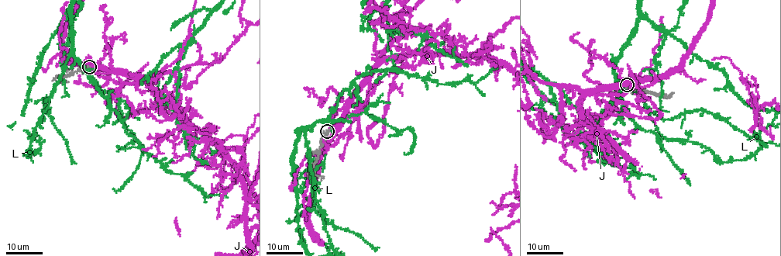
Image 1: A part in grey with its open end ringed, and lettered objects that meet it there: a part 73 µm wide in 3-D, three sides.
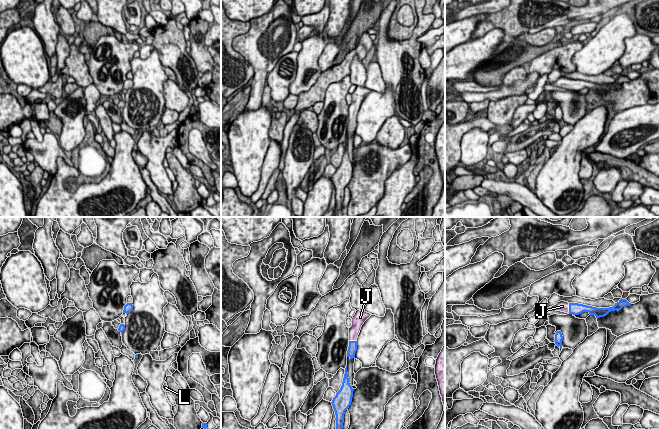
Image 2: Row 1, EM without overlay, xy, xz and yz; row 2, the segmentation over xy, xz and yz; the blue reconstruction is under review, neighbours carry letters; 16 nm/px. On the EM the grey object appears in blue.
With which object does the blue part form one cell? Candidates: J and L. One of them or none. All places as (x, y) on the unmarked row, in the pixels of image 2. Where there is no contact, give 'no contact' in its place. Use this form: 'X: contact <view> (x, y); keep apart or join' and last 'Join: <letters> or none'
J: contact yz (569, 84); join
L: no contact; keep apart
Join: J

